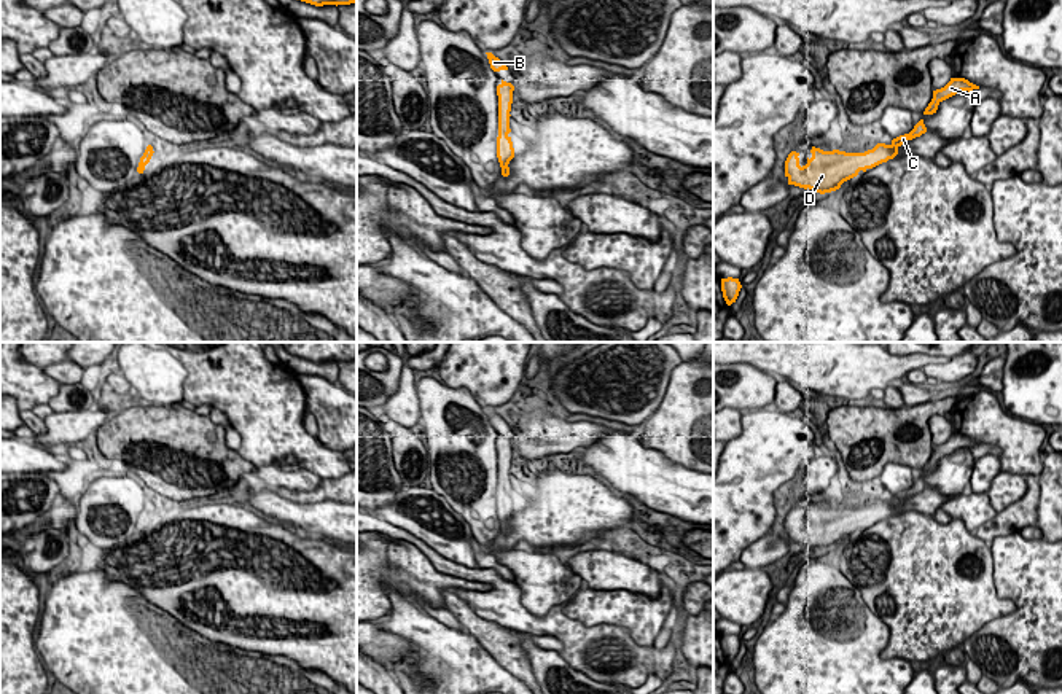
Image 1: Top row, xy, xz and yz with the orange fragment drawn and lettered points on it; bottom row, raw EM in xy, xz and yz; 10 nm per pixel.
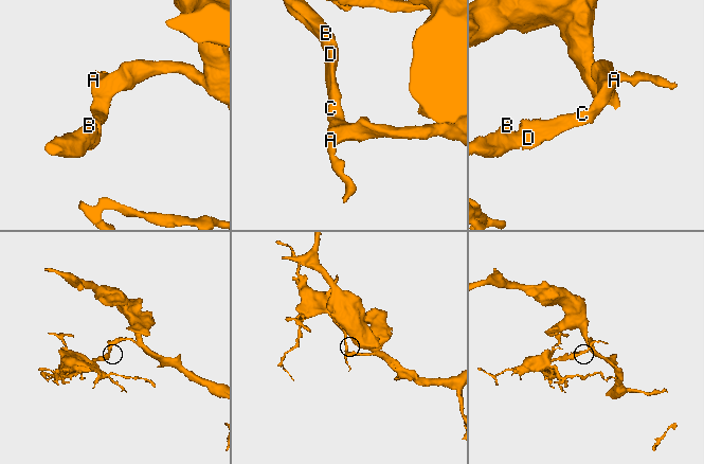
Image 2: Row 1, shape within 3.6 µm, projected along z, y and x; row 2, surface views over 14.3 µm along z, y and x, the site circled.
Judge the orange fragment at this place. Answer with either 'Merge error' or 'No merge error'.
No merge error

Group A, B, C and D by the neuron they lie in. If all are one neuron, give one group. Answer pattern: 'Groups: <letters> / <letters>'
Groups: A B C D

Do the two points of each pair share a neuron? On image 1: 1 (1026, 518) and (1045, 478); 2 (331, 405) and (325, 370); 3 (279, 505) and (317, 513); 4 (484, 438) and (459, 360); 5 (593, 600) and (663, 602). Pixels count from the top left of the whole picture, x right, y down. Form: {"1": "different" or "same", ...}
{"1": "different", "2": "different", "3": "same", "4": "different", "5": "same"}

